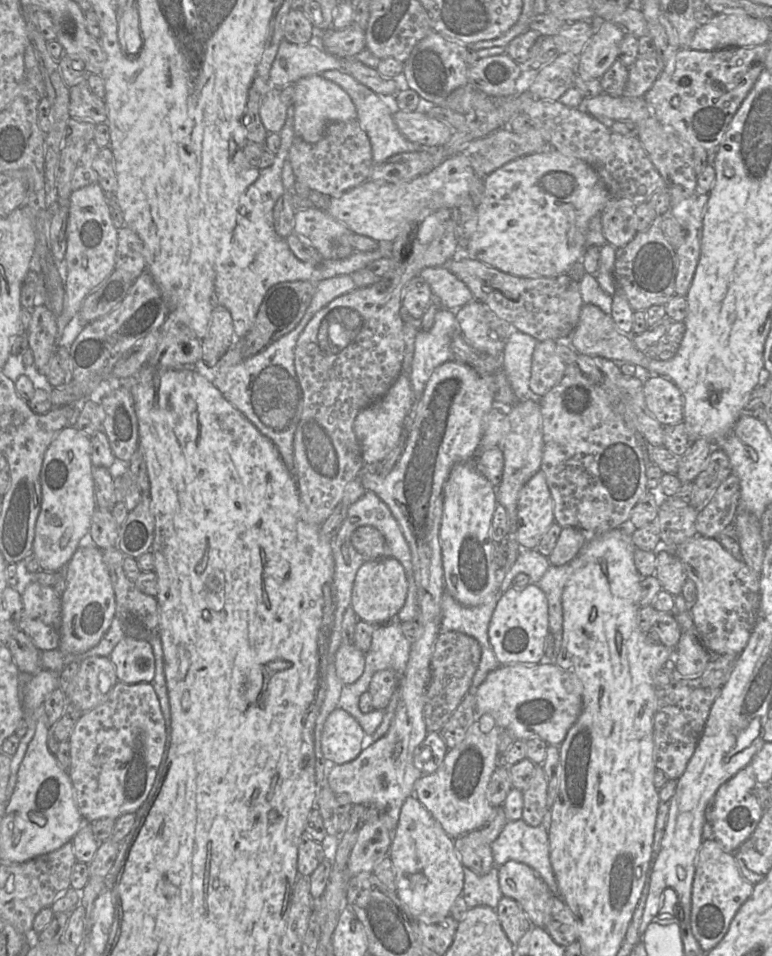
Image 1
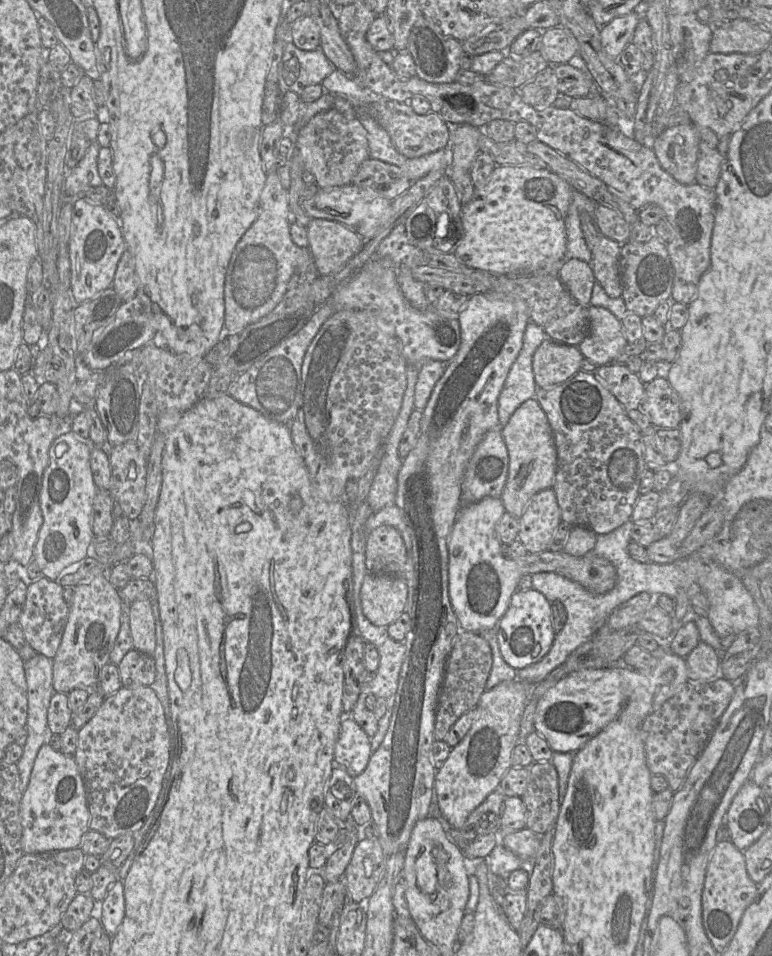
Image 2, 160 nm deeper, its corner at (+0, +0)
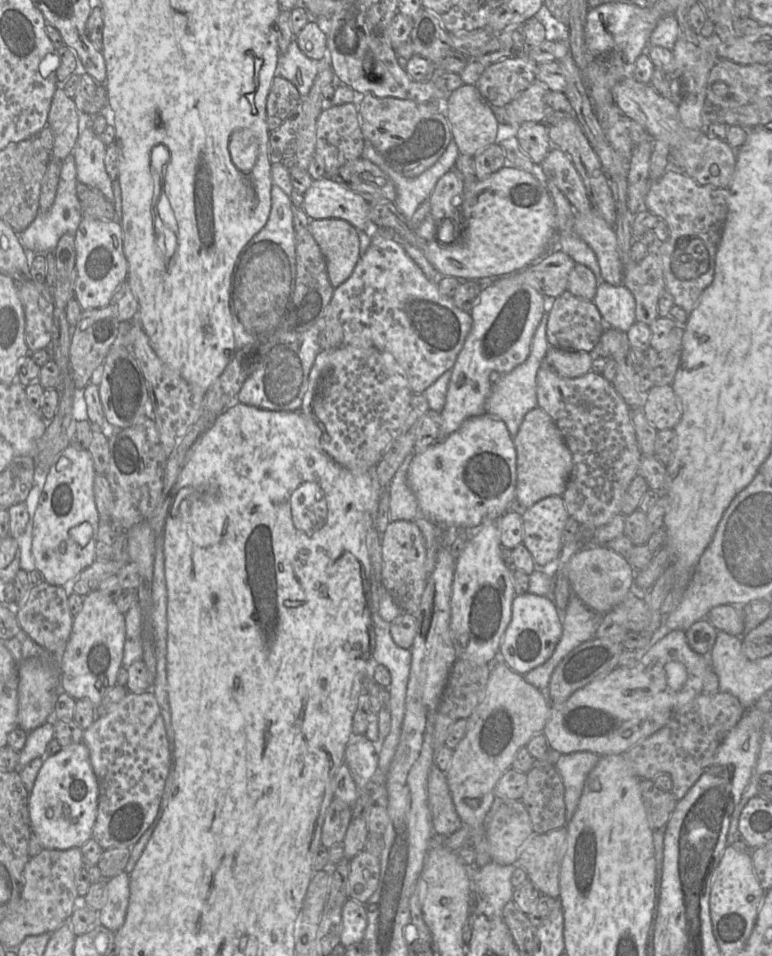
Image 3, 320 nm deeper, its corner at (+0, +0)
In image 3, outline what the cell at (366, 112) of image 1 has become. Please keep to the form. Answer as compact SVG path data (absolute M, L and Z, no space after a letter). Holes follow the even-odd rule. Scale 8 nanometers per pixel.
M364 140L361 157L378 166L391 178L396 190L394 204L408 221L419 205L428 200L439 178L454 168L459 155L457 144L451 140L440 158L430 168L414 178L406 178L393 170L367 140Z

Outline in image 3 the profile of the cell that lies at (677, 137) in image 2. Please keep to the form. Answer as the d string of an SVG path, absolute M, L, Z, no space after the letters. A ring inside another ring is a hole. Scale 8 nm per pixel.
M714 33L710 37L698 34L698 43L692 44L684 38L678 38L671 52L675 60L675 80L680 85L679 116L685 127L693 130L703 130L702 109L707 101L707 79L712 67L719 60L718 46L720 40Z

